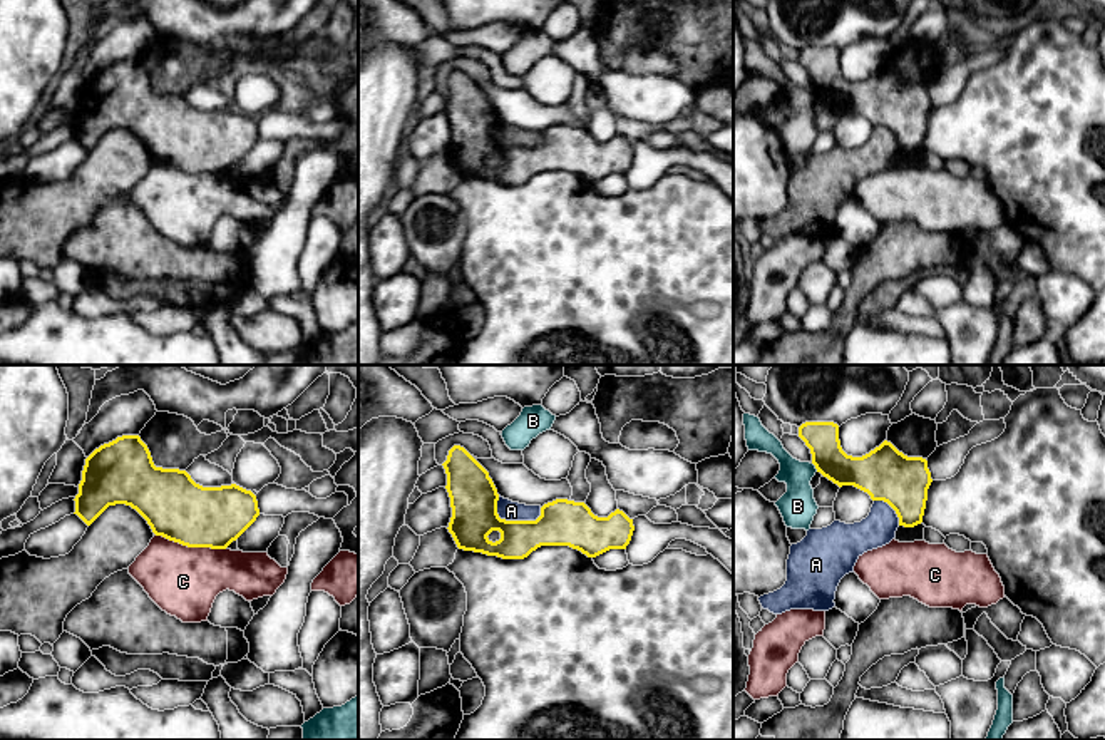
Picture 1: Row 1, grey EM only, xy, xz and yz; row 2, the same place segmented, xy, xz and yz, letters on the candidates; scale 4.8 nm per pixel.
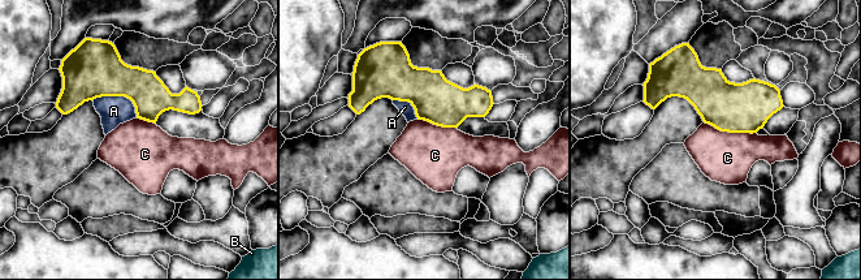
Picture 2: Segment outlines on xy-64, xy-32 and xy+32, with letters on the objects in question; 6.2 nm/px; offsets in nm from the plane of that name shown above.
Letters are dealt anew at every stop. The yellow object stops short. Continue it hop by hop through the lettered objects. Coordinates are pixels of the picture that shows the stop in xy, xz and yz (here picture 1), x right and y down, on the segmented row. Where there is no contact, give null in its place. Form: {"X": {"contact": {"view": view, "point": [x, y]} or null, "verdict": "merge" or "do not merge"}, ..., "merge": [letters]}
{"A": {"contact": {"view": "xz", "point": [516, 521]}, "verdict": "do not merge"}, "B": {"contact": {"view": "yz", "point": [816, 467]}, "verdict": "do not merge"}, "C": {"contact": {"view": "xy", "point": [190, 546]}, "verdict": "do not merge"}, "merge": []}

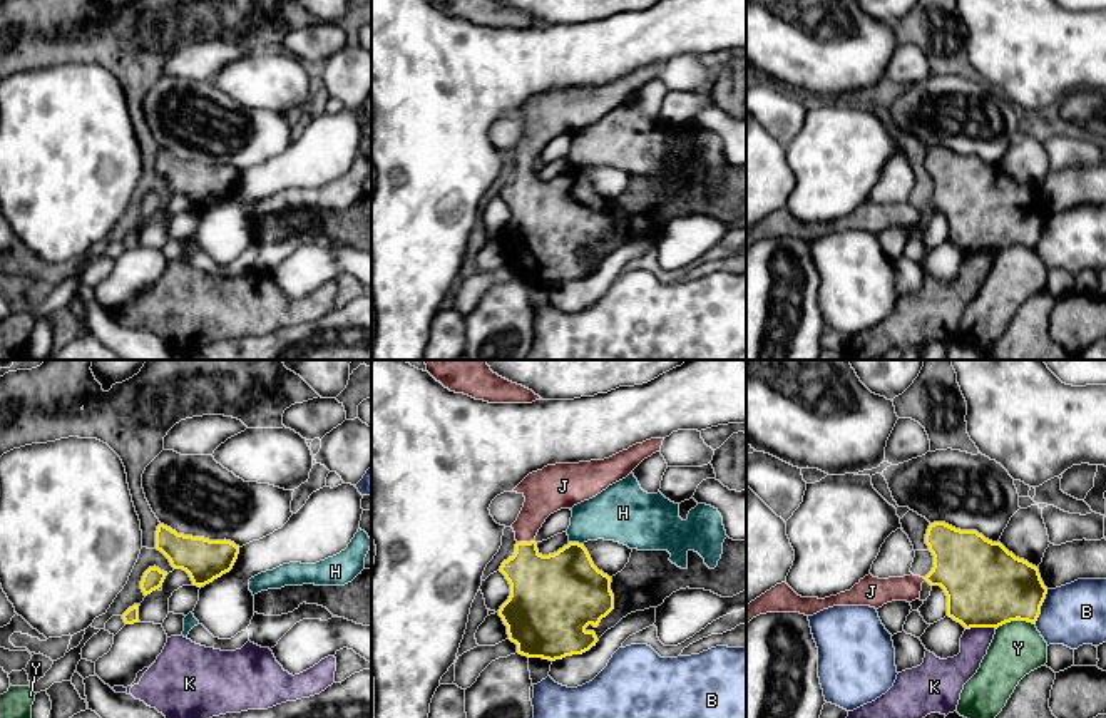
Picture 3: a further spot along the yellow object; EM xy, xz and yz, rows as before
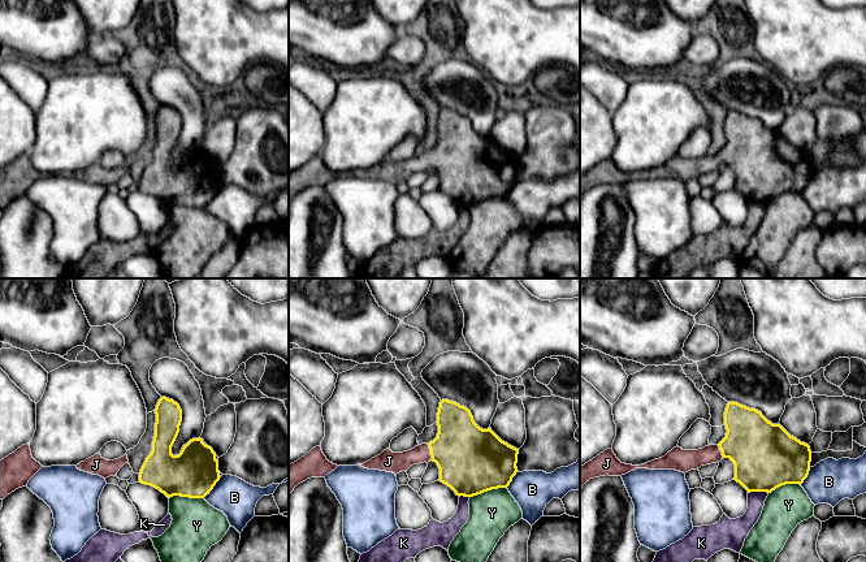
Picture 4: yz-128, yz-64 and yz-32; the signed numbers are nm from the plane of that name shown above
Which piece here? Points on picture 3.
{"B": {"contact": {"view": "yz", "point": [1041, 605]}, "verdict": "do not merge"}, "H": {"contact": {"view": "xz", "point": [576, 543]}, "verdict": "do not merge"}, "J": {"contact": {"view": "xz", "point": [526, 543]}, "verdict": "merge"}, "K": {"contact": {"view": "yz", "point": [981, 626]}, "verdict": "do not merge"}, "Y": {"contact": {"view": "yz", "point": [1014, 620]}, "verdict": "do not merge"}, "merge": ["J"]}

